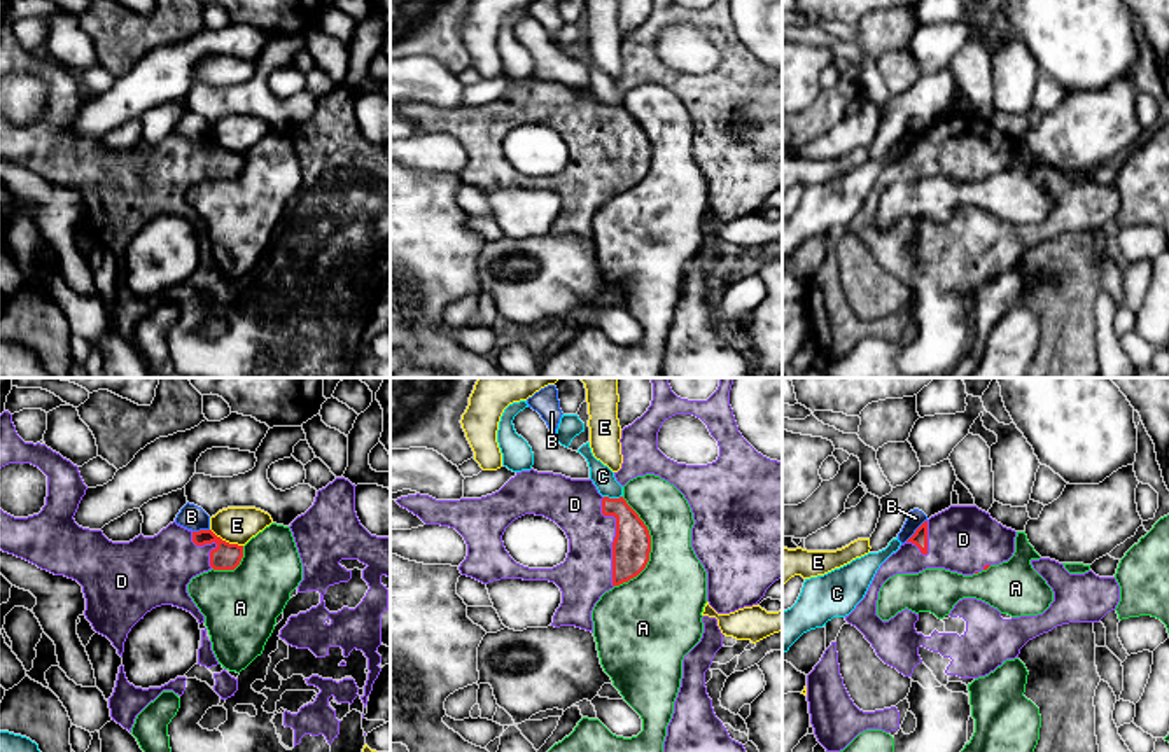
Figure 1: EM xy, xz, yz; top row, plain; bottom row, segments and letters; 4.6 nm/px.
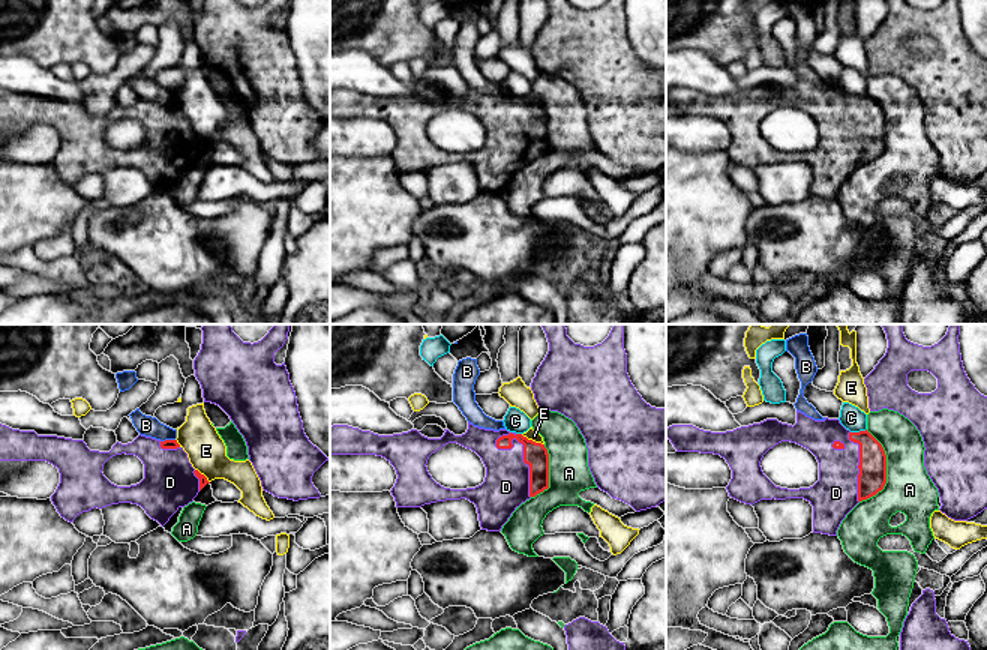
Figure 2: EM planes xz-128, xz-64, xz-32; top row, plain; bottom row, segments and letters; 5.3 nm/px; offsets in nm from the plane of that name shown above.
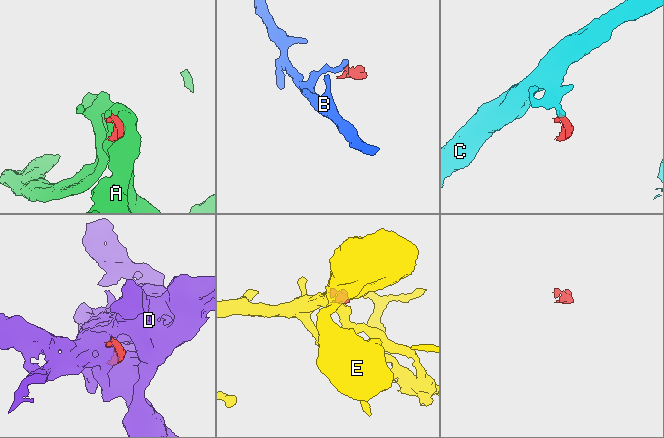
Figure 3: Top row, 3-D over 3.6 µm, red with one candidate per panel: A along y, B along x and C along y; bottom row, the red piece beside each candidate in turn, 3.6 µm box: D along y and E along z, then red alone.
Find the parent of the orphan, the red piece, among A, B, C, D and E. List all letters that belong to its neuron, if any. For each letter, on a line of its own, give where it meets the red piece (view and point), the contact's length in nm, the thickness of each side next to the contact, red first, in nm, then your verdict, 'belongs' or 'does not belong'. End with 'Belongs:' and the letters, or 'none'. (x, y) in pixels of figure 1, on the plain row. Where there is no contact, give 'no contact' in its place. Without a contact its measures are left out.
A: xz (650, 156) | 420 nm | 180/340 nm | does not belong
B: yz (916, 139) | 140 nm | 70/80 nm | does not belong
C: xz (613, 107) | 90 nm | 180/100 nm | does not belong
D: xz (615, 147) | 420 nm | 180/240 nm | belongs
E: xy (224, 149) | 170 nm | 130/180 nm | does not belong
Belongs: D

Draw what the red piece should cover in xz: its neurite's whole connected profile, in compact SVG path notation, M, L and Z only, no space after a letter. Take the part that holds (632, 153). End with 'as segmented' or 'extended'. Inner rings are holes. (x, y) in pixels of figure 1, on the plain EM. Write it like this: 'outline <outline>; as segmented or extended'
outline M516 80L499 100L481 107L436 108L429 103L408 103L396 108L418 124L425 133L455 136L467 152L467 164L460 171L462 184L483 192L500 187L550 189L562 199L562 212L551 234L576 234L593 241L592 219L600 205L637 185L649 170L651 143L639 122L623 105L602 105L592 87L570 87L562 82ZM525 122L555 129L569 147L564 171L553 177L528 177L516 171L504 156L506 136Z; extended

